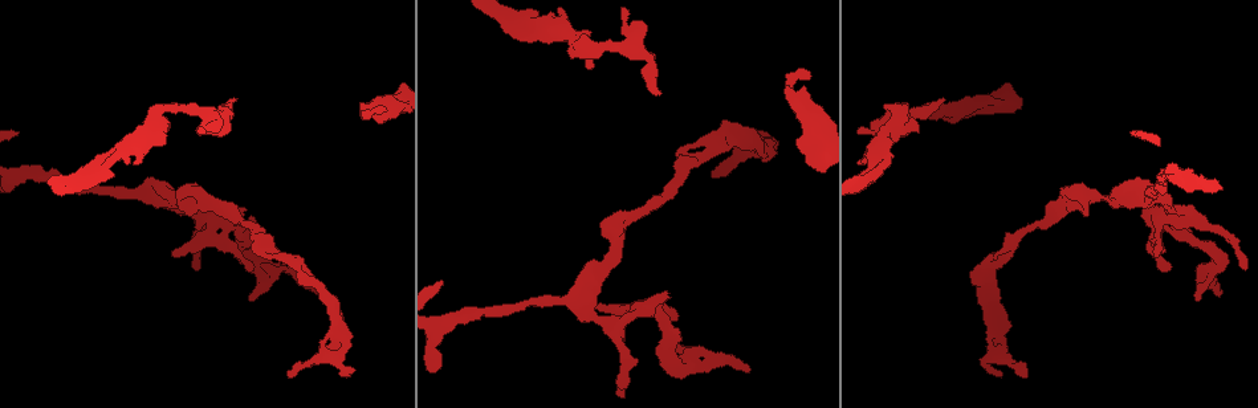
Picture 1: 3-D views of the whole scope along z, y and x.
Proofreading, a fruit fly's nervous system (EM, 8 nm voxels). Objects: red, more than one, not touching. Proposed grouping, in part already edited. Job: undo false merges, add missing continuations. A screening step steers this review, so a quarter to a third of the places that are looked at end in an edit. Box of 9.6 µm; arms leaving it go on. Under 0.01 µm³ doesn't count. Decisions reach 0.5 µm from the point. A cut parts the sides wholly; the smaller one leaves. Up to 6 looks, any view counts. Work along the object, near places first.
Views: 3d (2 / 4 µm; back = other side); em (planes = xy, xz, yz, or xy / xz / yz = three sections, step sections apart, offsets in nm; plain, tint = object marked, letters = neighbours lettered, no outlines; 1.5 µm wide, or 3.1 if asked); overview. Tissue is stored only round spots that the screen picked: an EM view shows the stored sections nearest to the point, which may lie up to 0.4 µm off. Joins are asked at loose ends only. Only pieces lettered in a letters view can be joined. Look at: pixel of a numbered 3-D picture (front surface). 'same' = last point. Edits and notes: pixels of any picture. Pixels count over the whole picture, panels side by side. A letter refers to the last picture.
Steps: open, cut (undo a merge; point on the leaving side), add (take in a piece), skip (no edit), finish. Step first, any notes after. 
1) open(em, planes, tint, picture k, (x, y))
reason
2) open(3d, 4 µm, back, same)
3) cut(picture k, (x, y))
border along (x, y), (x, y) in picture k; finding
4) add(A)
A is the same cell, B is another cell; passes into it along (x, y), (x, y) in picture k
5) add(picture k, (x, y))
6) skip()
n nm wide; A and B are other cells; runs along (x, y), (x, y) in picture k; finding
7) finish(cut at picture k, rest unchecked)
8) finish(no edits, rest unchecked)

open(em, xy, step 8, tint, picture 1, (289, 375))
branch stops here

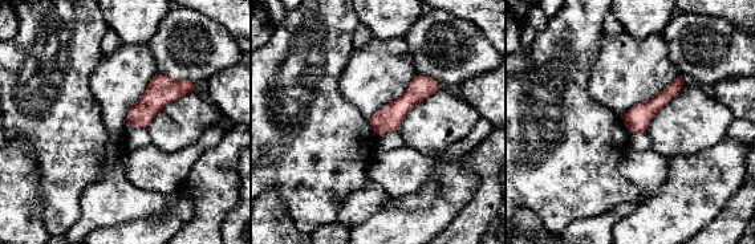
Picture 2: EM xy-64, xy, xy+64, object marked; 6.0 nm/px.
open(em, planes, letters, same)

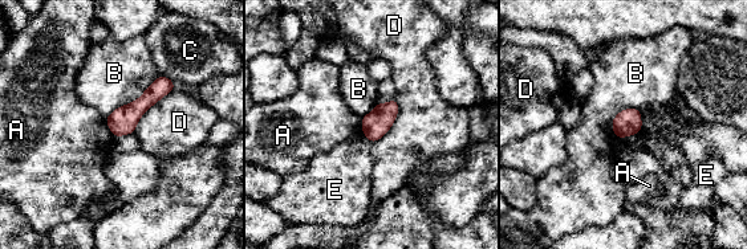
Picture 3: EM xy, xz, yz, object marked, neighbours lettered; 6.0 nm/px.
skip()
150 nm wide; B touches over 420 nm; A, B, C, D and E are other cells; none of them fits

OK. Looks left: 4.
open(3d, 2 µm, picture 1, (591, 66))
free end

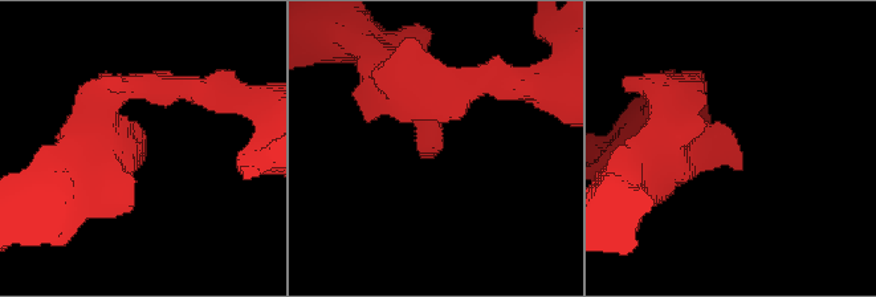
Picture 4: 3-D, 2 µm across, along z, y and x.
open(em, yz, step 4, tint, picture 4, (432, 155))

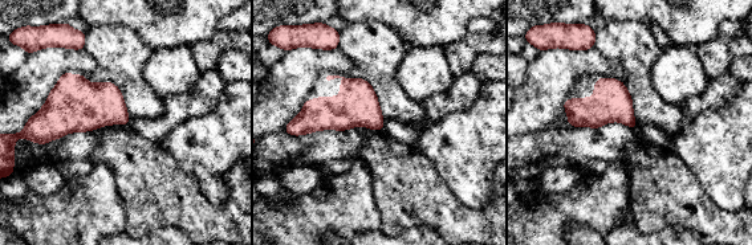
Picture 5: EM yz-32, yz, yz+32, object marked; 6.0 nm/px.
open(em, planes, letters, same)

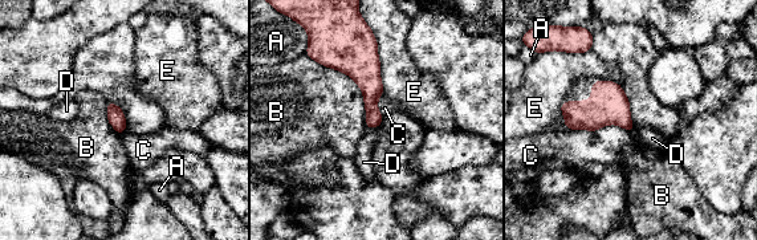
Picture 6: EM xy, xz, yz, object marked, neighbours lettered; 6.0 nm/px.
skip()
A, B, C, D and E are other cells; border along (374, 127), (367, 129) in picture 6; no lettered piece goes on from it

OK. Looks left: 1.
finish(no edits, rest unchecked)

